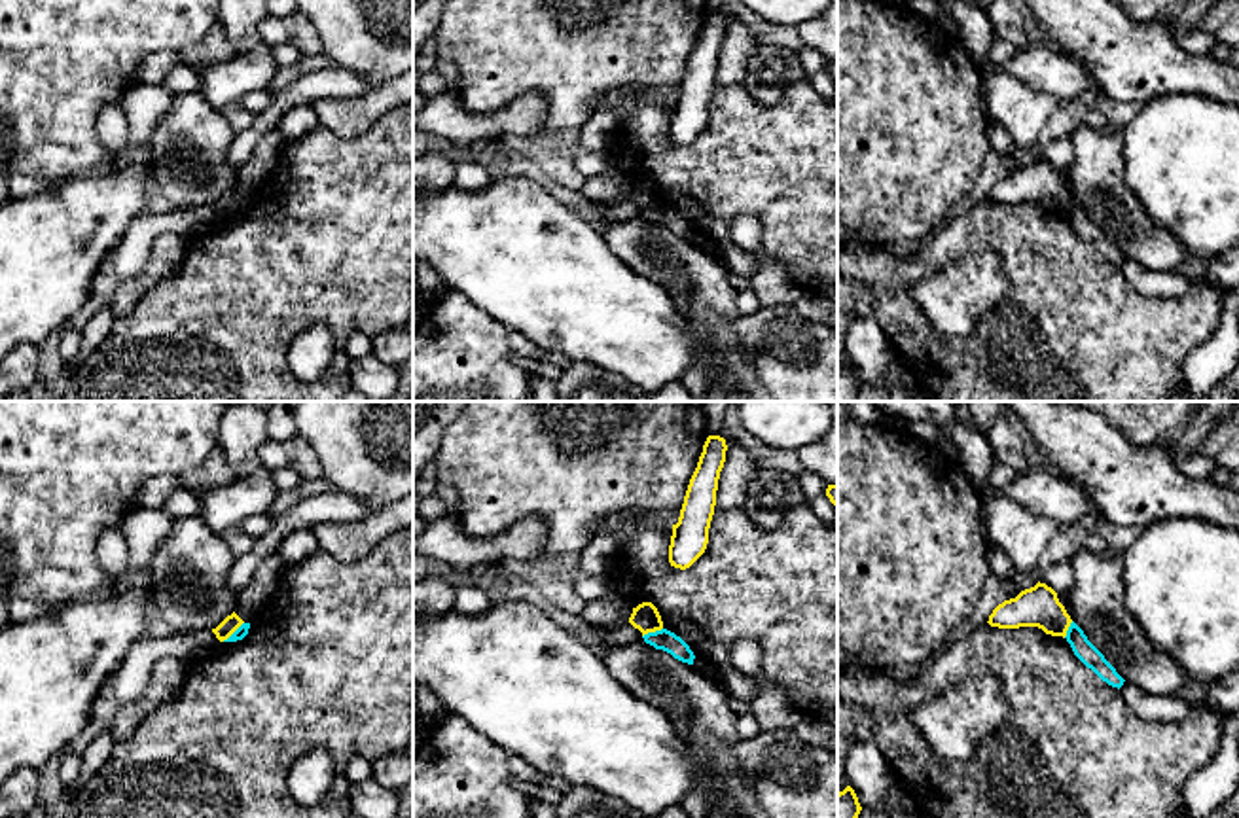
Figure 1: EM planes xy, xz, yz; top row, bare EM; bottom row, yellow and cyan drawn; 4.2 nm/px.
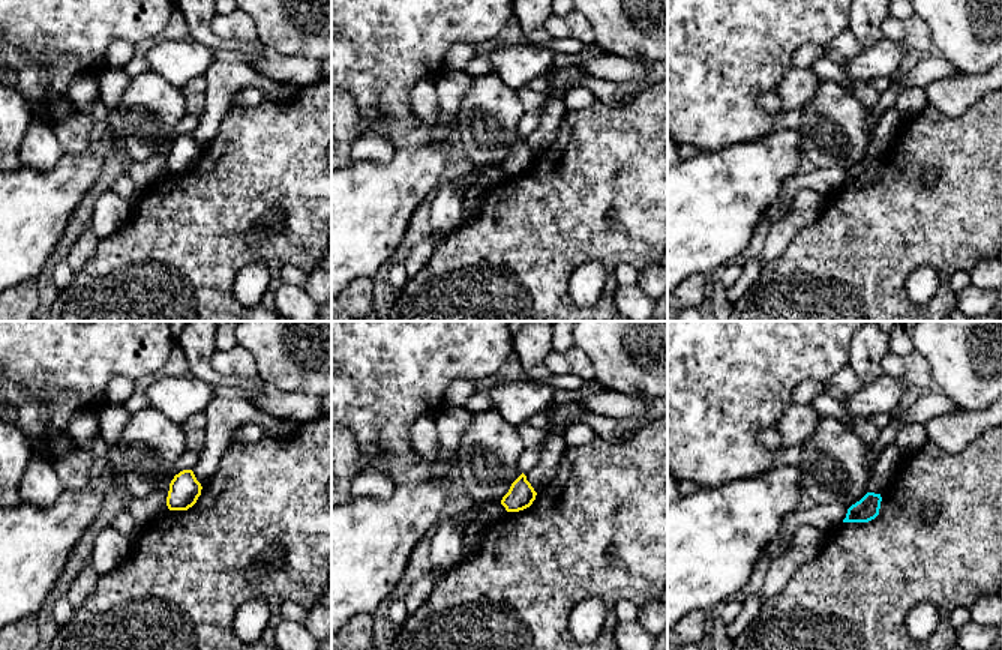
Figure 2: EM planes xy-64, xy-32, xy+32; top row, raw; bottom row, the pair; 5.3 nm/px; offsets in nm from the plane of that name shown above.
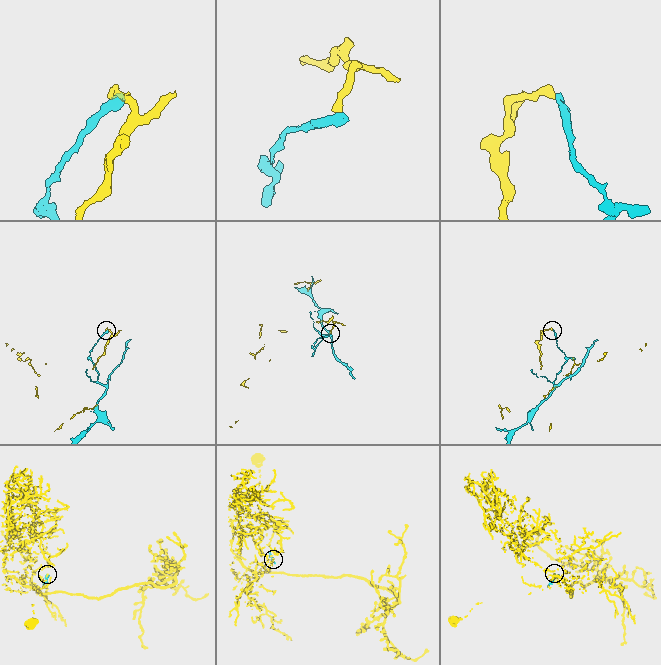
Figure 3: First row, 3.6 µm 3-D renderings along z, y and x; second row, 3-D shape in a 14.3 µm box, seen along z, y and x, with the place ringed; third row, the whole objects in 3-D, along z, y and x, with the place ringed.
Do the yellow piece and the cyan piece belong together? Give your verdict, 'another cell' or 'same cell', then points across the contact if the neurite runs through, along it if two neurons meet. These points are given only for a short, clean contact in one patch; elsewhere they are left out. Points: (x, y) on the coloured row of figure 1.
another cell; border xy (243, 622), (222, 640)

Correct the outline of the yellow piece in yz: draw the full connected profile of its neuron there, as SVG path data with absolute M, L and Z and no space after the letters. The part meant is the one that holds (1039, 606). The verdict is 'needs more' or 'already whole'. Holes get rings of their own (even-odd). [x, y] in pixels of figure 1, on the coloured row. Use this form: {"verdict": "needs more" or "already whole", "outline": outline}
{"verdict": "already whole", "outline": "M1046 583L1021 591L1015 598L998 604L987 621L998 629L1038 627L1051 636L1067 636L1072 623L1057 593Z"}

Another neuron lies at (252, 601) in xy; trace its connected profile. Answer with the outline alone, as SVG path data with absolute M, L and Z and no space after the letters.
M278 551L269 553L252 576L252 581L235 595L235 614L244 621L252 623L260 614L265 612L273 600L278 581L284 570L284 562Z

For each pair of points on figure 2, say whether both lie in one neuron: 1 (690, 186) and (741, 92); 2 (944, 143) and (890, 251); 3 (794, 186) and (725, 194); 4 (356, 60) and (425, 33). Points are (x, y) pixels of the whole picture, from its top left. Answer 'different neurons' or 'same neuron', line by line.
1: different neurons
2: same neuron
3: different neurons
4: same neuron

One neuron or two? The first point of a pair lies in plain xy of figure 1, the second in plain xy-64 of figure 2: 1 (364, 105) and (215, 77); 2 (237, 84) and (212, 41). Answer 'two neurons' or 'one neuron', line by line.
1: one neuron
2: two neurons

